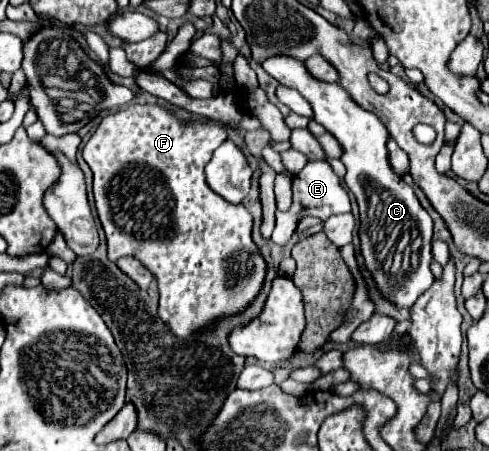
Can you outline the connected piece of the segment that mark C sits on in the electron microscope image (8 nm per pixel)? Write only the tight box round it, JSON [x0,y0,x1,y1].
[262,56,434,310]

